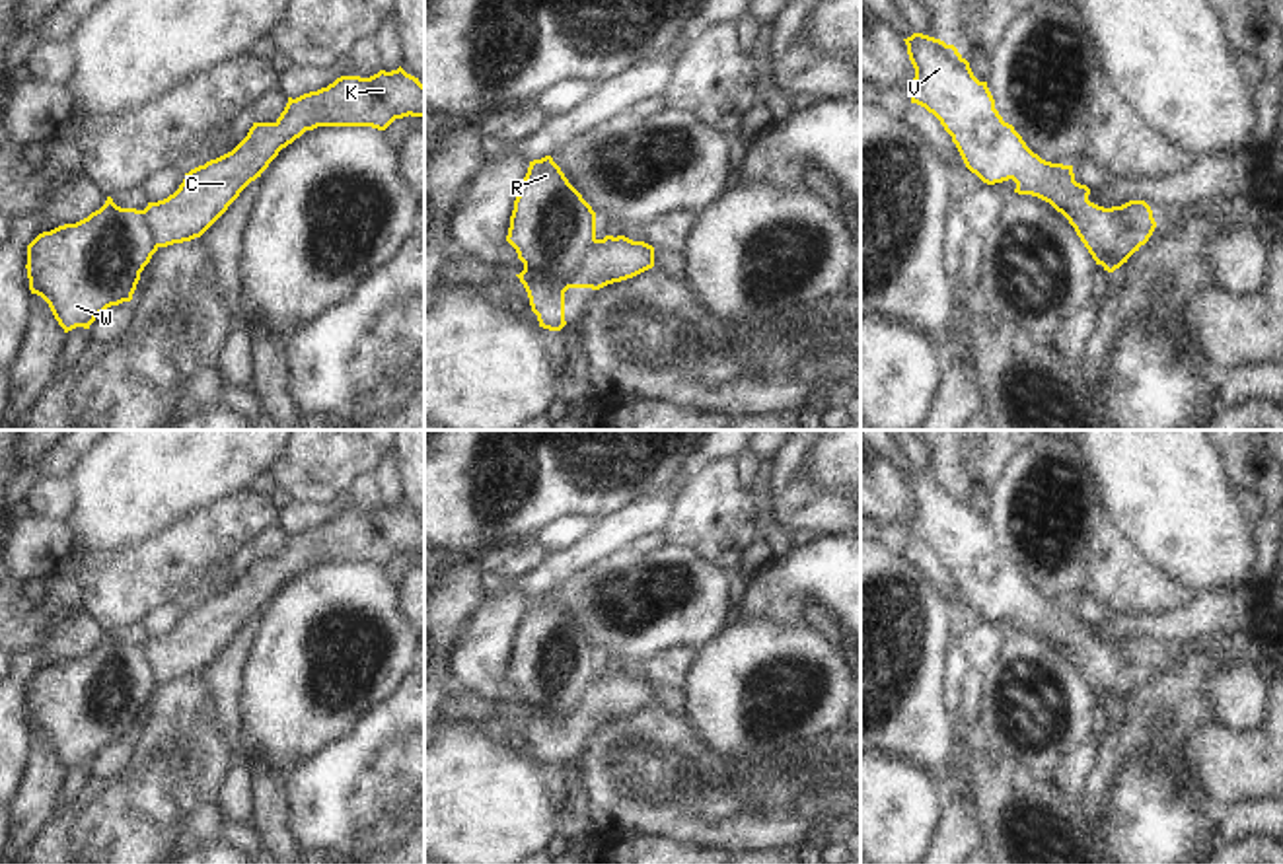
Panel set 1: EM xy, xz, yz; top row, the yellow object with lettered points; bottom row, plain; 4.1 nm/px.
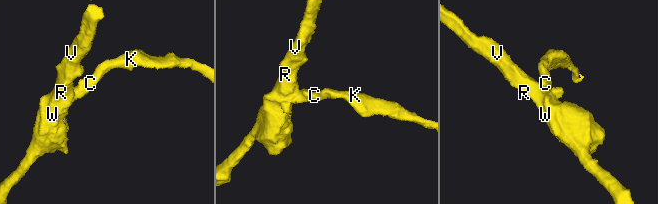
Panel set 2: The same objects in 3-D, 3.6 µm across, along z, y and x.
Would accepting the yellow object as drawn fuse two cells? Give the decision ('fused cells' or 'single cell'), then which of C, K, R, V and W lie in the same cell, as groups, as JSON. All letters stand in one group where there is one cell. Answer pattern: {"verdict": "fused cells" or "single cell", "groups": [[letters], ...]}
{"verdict": "fused cells", "groups": [["C", "K"], ["R", "V", "W"]]}

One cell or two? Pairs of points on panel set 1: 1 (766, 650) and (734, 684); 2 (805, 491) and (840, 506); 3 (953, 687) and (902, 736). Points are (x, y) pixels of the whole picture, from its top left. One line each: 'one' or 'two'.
1: one
2: one
3: two

